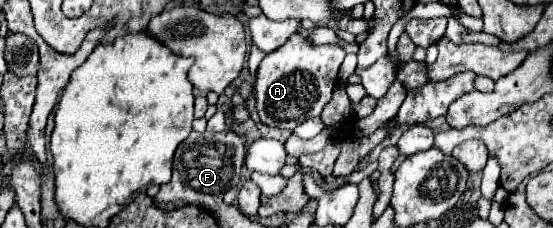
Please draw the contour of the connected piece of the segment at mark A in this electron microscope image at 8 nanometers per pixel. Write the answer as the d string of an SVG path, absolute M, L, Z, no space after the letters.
M299 32L293 34L281 48L267 54L257 70L255 96L257 112L263 124L293 130L303 120L321 116L321 110L331 100L331 92L339 74L345 50L339 44L313 44Z

